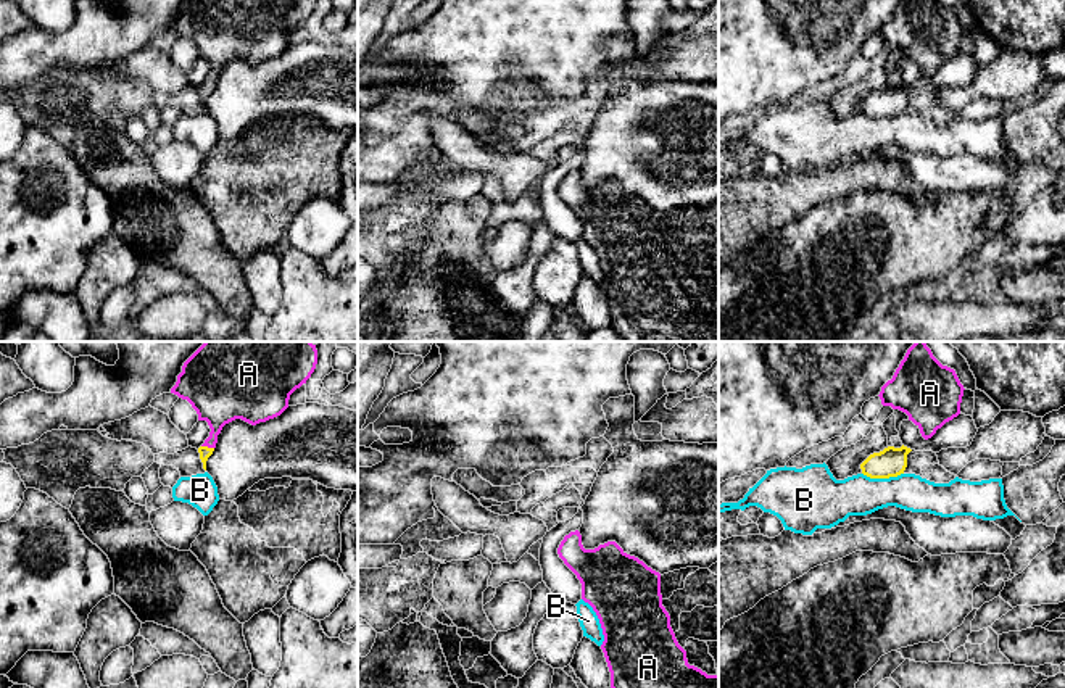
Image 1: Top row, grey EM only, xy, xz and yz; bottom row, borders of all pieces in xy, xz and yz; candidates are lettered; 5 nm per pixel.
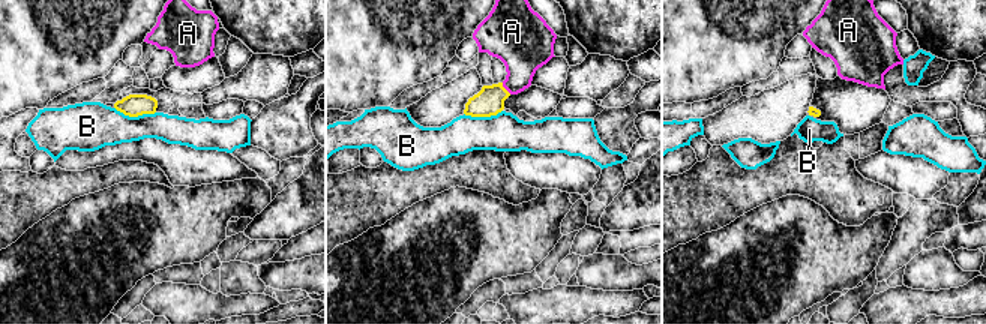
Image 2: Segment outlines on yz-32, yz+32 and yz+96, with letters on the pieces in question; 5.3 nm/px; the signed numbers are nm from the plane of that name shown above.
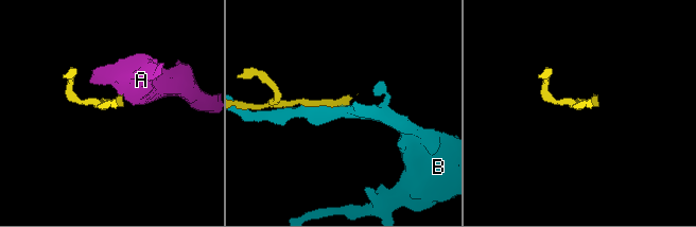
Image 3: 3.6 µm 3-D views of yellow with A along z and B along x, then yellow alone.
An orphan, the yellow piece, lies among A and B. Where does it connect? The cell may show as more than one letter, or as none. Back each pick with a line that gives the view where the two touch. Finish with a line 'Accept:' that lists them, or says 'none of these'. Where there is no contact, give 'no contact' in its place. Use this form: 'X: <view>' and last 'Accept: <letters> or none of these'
A: xy
Accept: A

